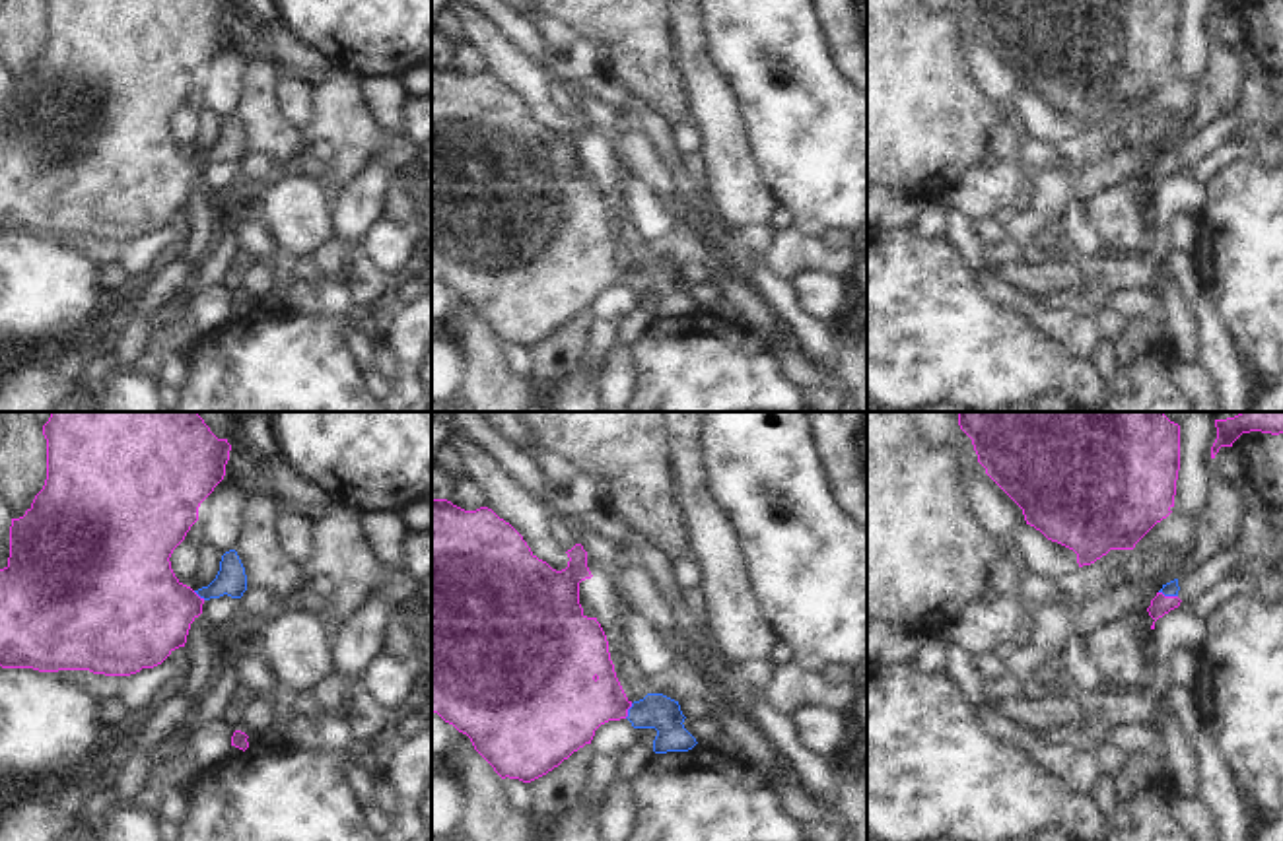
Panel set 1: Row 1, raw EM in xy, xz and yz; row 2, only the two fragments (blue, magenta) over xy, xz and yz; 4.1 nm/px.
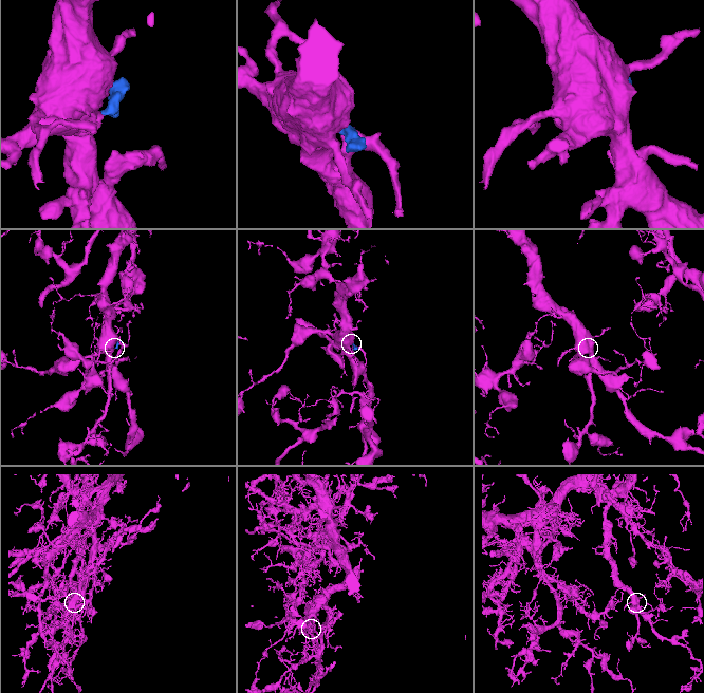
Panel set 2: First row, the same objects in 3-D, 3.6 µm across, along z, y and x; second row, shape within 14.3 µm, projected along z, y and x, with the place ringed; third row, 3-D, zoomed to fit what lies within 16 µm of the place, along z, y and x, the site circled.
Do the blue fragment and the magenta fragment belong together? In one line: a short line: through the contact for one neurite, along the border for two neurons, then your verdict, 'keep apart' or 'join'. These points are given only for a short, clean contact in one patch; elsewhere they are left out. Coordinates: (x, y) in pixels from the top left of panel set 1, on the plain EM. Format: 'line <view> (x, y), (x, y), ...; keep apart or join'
line yz (1171, 154), (1169, 160), (1161, 169); join

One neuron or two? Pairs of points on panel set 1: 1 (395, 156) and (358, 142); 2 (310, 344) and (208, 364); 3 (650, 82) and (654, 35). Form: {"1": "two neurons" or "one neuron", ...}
{"1": "one neuron", "2": "one neuron", "3": "one neuron"}

